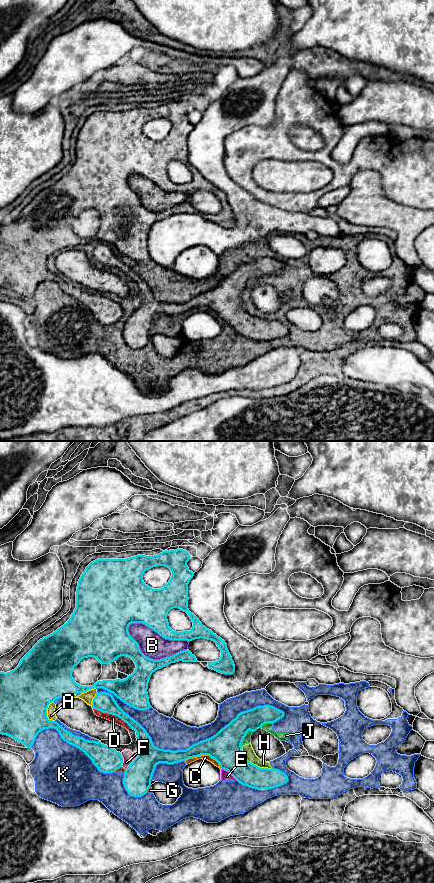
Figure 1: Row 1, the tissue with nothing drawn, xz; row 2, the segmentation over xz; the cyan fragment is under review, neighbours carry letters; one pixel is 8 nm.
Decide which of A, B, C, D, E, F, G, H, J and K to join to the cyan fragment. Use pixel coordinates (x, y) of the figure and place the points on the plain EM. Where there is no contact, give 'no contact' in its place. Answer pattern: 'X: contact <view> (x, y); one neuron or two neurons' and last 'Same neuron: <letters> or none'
A: contact xz (46, 263); two neurons
B: contact xz (158, 185); two neurons
C: contact xz (203, 306); two neurons
D: contact xz (112, 266); two neurons
E: contact xz (228, 323); two neurons
F: contact xz (136, 309); two neurons
G: contact xz (117, 320); two neurons
H: contact xz (251, 315); two neurons
J: contact xz (244, 288); two neurons
K: contact xz (186, 301); two neurons
Same neuron: none

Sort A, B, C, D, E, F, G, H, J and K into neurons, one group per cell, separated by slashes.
A B C D E F G H J K

